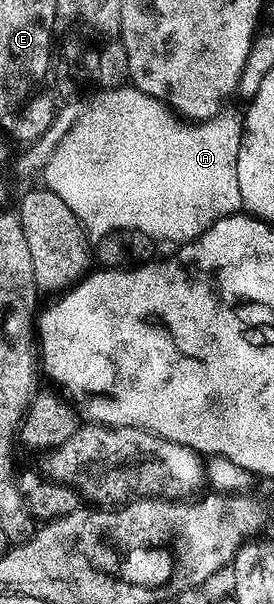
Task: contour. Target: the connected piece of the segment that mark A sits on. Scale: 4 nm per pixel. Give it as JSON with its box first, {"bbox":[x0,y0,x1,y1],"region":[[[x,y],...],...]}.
{"bbox":[43,84,244,244],"region":[[[123,84],[115,88],[108,88],[105,94],[98,95],[89,104],[85,114],[83,111],[77,117],[74,128],[70,128],[70,132],[66,132],[66,136],[62,136],[62,144],[58,144],[58,152],[54,152],[54,156],[50,156],[50,164],[46,164],[44,169],[43,185],[58,196],[62,196],[62,204],[66,204],[66,208],[70,208],[70,212],[74,214],[83,227],[85,235],[92,237],[93,234],[93,239],[105,238],[112,230],[137,230],[138,232],[146,232],[146,236],[150,236],[153,240],[165,238],[166,241],[172,242],[171,244],[189,242],[202,236],[202,232],[206,232],[218,220],[231,214],[239,214],[242,210],[242,192],[238,188],[238,168],[236,165],[238,164],[238,148],[244,135],[244,128],[239,113],[228,113],[221,112],[215,118],[207,119],[203,124],[192,124],[189,125],[190,128],[183,129],[180,126],[172,126],[171,120],[167,118],[169,115],[161,103],[147,97],[131,85]]]}

